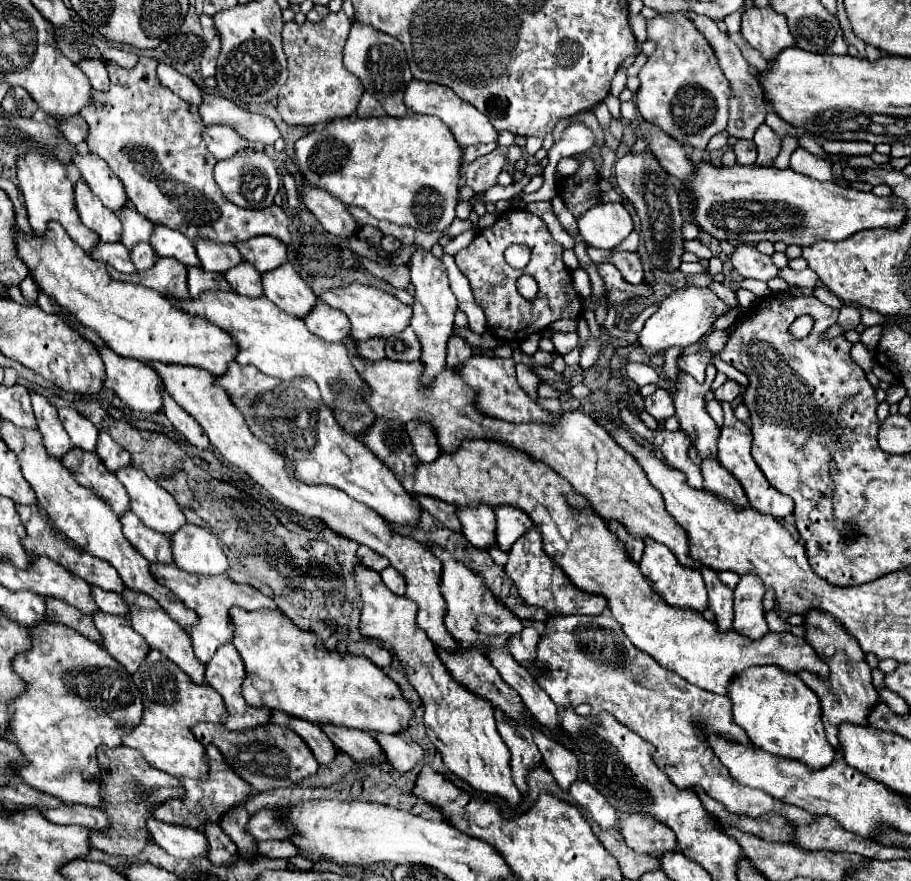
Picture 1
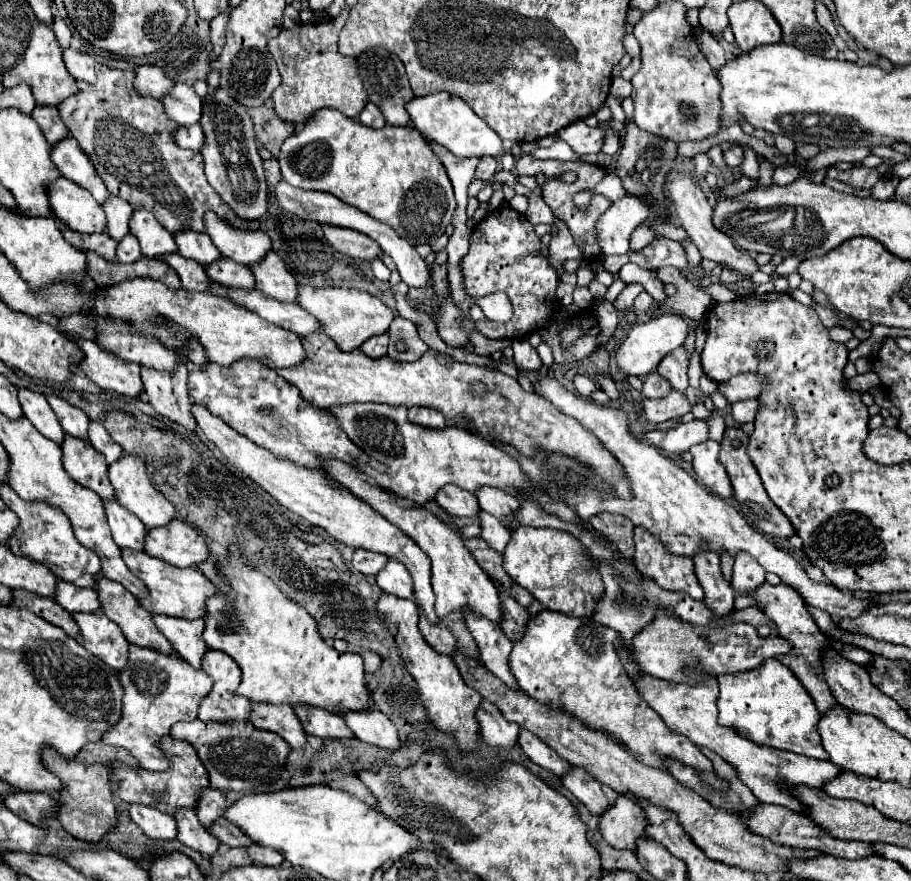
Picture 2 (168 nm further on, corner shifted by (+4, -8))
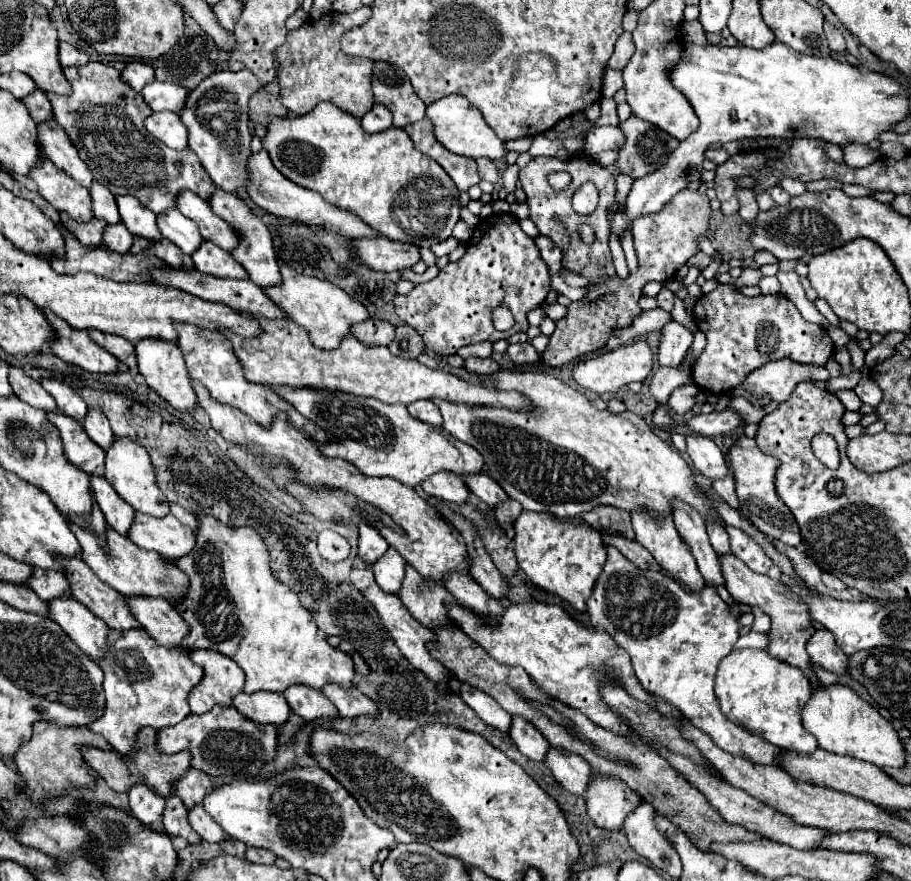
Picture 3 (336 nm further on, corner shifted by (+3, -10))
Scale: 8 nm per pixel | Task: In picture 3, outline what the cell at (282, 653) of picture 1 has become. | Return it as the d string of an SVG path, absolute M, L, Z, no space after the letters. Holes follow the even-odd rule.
M199 512L195 538L195 548L187 556L173 562L189 578L189 590L179 602L173 604L175 612L181 614L181 618L189 624L189 634L183 638L181 646L187 650L209 648L233 658L245 672L243 692L247 694L253 694L257 690L283 692L293 684L305 684L317 690L331 682L337 682L343 688L349 688L349 684L353 684L353 660L345 652L329 646L327 640L317 634L313 616L301 606L295 592L271 574L269 550L257 530L251 526L229 528L217 518Z

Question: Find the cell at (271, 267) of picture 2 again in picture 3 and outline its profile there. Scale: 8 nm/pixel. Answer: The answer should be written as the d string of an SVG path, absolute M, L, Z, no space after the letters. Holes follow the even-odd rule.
M215 186L213 194L209 196L209 206L211 210L223 218L237 234L239 234L239 244L237 244L237 250L231 252L231 256L247 270L249 278L261 286L261 288L269 288L269 286L275 286L281 282L281 276L279 276L279 264L277 264L277 258L275 258L275 252L273 252L273 242L271 242L271 234L267 230L267 226L261 222L259 216L255 216L251 212L251 208L237 196L237 194L231 194L231 192L225 192L221 188Z

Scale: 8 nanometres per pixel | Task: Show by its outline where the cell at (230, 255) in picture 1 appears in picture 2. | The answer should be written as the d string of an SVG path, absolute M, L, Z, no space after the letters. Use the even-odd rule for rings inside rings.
M180 232L180 236L174 236L178 244L178 252L190 260L196 260L202 266L208 266L216 260L220 260L220 252L210 240L208 234L200 236L198 232Z

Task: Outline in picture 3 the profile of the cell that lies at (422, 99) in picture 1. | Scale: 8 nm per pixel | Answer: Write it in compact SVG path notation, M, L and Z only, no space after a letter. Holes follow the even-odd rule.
M445 96L433 104L427 106L427 118L431 118L433 128L435 128L435 136L437 140L451 152L467 156L467 158L491 158L491 160L499 160L505 154L503 148L503 140L497 138L497 134L487 126L487 122L483 120L483 114L465 98L465 96Z

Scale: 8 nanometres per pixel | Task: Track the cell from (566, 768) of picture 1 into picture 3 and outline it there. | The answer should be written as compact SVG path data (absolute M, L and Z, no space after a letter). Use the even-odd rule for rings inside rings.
M513 716L509 736L511 740L515 740L519 752L535 762L541 762L549 750L549 742L545 742L545 736L521 716Z

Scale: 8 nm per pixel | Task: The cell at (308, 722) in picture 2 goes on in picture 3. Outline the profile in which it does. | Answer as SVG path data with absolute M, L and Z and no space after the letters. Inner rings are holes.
M305 684L289 686L283 696L287 698L291 710L295 710L305 722L315 722L321 716L337 716L337 708L325 698L325 694Z

